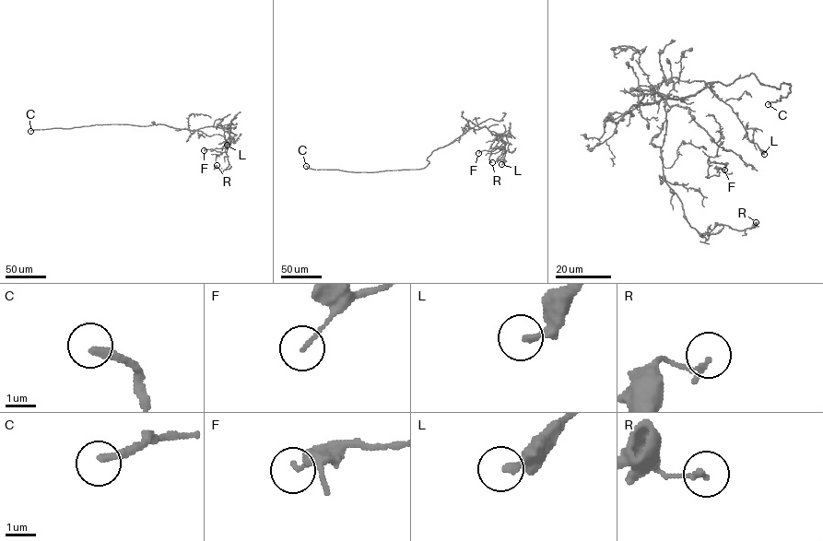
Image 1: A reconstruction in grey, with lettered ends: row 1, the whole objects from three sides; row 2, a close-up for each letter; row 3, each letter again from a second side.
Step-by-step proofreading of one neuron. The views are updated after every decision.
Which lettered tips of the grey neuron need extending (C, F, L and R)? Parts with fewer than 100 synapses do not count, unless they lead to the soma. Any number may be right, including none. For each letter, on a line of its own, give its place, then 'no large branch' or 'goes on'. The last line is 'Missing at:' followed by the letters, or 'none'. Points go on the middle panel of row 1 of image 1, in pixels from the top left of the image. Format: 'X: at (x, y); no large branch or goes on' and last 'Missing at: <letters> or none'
C: at (306, 166); goes on
F: at (478, 153); no large branch
L: at (501, 164); no large branch
R: at (492, 162); no large branch
Missing at: C

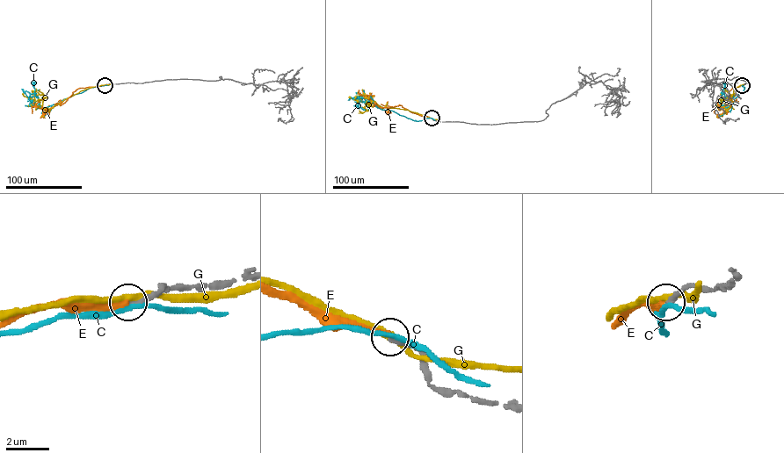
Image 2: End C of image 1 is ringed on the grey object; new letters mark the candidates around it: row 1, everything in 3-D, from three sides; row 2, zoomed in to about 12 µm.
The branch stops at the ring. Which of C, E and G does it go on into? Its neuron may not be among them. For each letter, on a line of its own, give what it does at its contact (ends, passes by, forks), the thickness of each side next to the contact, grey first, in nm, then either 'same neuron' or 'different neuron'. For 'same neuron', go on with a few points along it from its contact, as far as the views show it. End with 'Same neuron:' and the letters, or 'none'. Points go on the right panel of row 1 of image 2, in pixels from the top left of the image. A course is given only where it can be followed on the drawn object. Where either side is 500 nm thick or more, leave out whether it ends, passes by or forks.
C: it passes by; calibres 280 and 240 nm; different neuron
E: it ends; calibres 240 and 280 nm; different neuron
G: it passes by; calibres 320 and 280 nm; different neuron
Same neuron: none

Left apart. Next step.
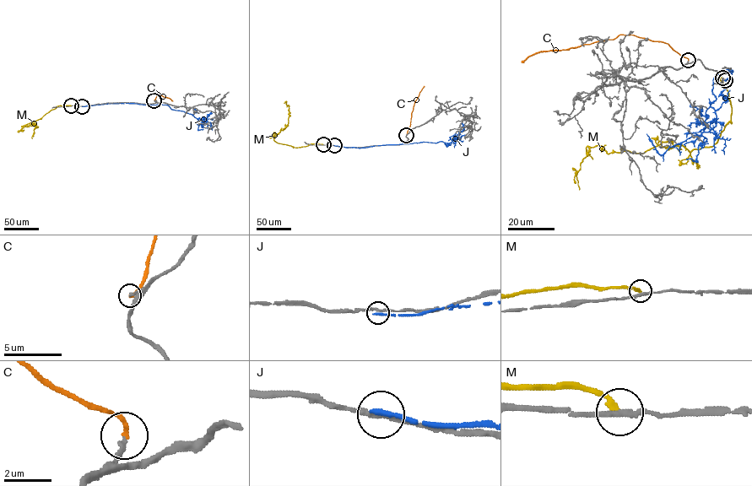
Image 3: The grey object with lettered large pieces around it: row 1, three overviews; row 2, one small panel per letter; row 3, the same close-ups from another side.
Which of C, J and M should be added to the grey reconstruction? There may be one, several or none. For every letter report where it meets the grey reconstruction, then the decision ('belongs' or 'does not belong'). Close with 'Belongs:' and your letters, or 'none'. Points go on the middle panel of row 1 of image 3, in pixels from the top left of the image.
C: meets grey at (406, 135); belongs
J: meets grey at (334, 145); does not belong
M: meets grey at (323, 144); does not belong
Belongs: C

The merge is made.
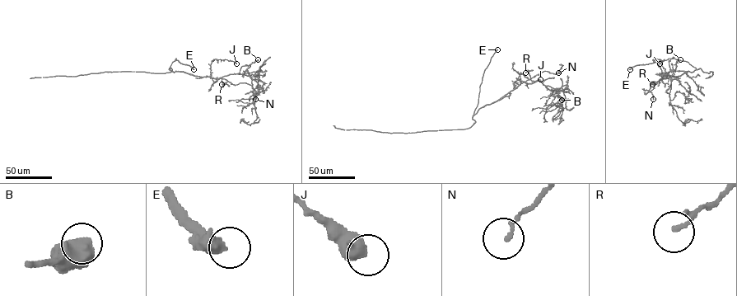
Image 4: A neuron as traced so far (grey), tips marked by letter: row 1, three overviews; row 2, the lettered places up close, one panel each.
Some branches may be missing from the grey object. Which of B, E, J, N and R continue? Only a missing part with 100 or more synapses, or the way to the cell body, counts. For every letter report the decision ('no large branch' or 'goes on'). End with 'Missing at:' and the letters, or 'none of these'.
B: no large branch
E: goes on
J: no large branch
N: no large branch
R: no large branch
Missing at: E

